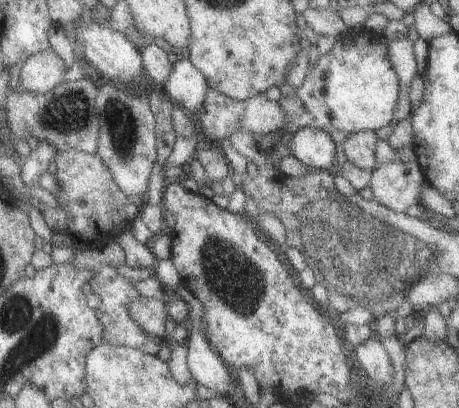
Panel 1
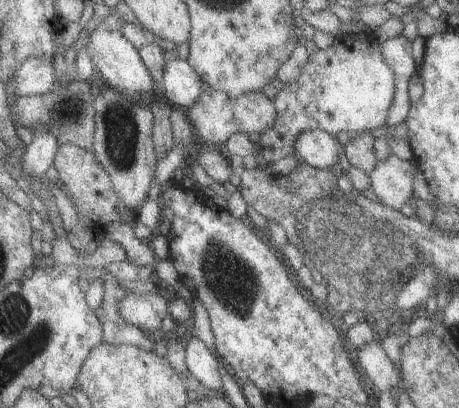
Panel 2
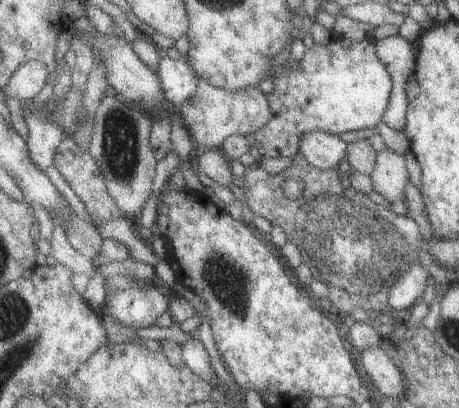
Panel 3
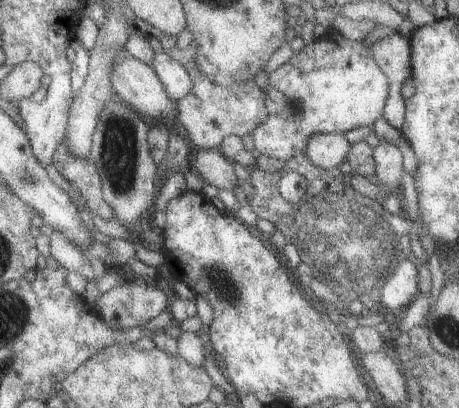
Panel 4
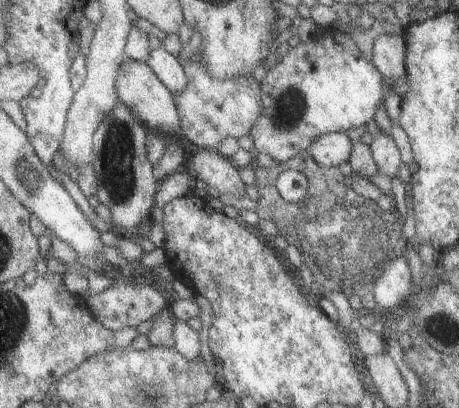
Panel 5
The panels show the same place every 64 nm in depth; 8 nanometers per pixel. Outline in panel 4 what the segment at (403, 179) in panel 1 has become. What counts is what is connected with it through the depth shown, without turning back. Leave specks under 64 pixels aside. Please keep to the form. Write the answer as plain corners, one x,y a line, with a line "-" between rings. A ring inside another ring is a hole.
379,138
379,144
373,148
373,160
375,160
375,178
383,184
381,192
387,190
387,196
395,196
395,188
401,186
399,180
403,174
397,144

